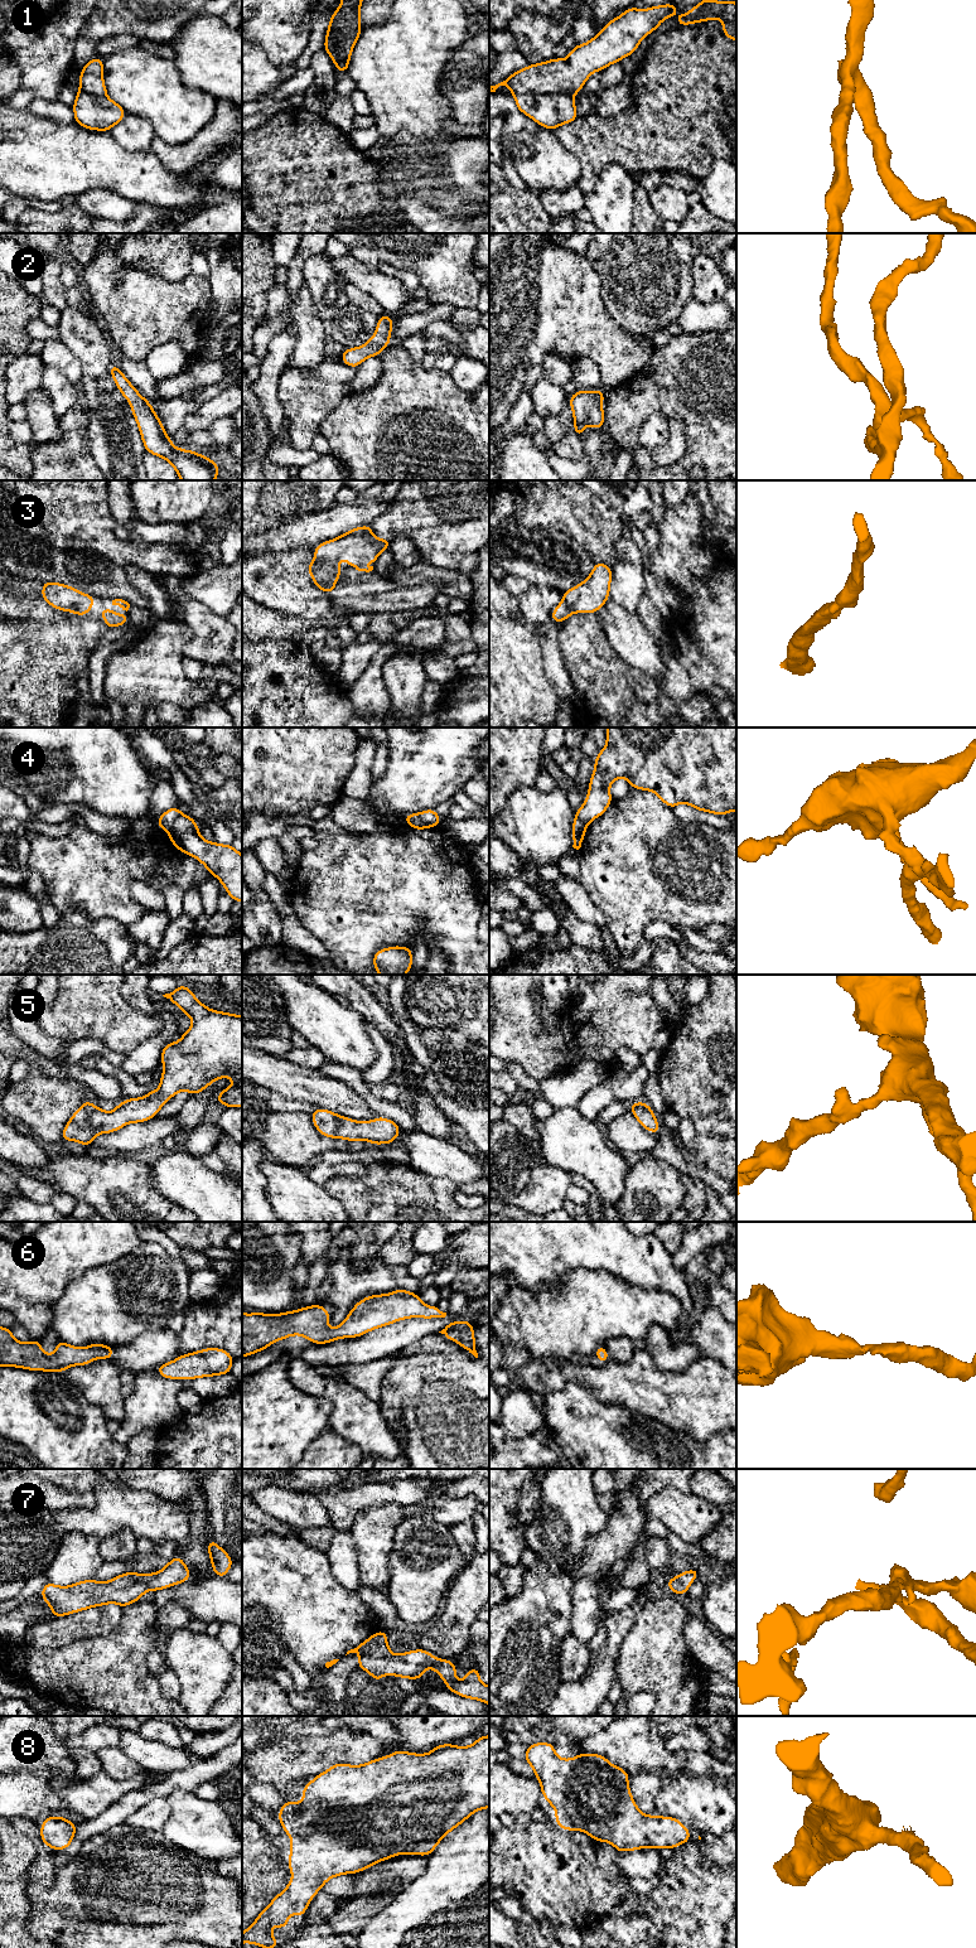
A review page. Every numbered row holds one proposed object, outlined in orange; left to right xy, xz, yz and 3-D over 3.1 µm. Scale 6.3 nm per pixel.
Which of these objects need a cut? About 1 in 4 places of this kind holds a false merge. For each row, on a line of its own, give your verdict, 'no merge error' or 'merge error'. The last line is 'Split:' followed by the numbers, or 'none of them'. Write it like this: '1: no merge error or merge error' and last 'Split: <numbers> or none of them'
1: merge error
2: no merge error
3: no merge error
4: merge error
5: no merge error
6: no merge error
7: no merge error
8: no merge error
Split: 1, 4

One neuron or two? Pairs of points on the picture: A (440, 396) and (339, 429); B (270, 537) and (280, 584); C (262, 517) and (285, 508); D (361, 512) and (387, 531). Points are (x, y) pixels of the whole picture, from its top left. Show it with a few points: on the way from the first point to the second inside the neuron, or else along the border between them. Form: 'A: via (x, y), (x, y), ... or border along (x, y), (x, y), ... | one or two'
A: via (415, 404), (394, 411), (375, 429), (365, 429) | one
B: border along (298, 549), (255, 556) | two
C: via (267, 512), (271, 508), (280, 508) | one
D: border along (395, 499), (370, 523) | two

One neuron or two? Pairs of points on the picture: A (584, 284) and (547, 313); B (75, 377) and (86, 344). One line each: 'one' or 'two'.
A: one
B: two

